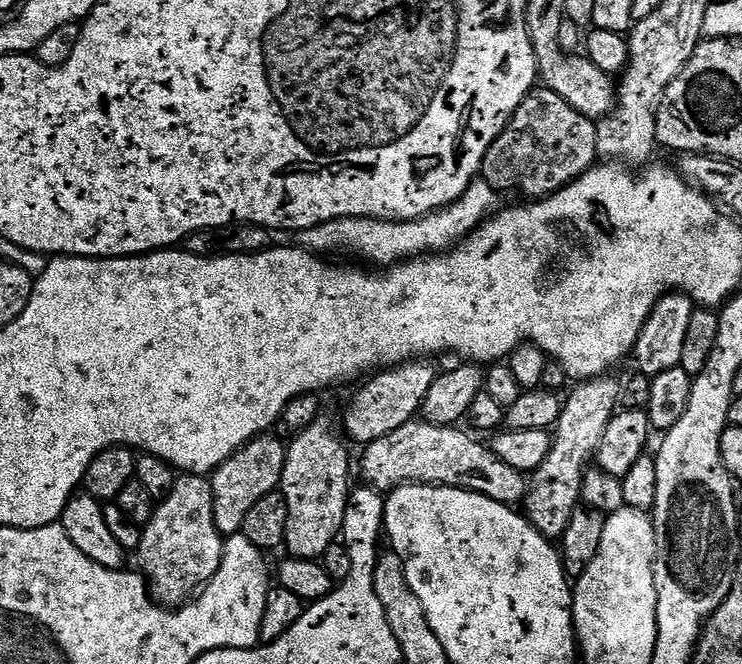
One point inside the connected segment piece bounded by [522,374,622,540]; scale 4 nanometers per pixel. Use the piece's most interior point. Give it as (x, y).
(550, 502)

